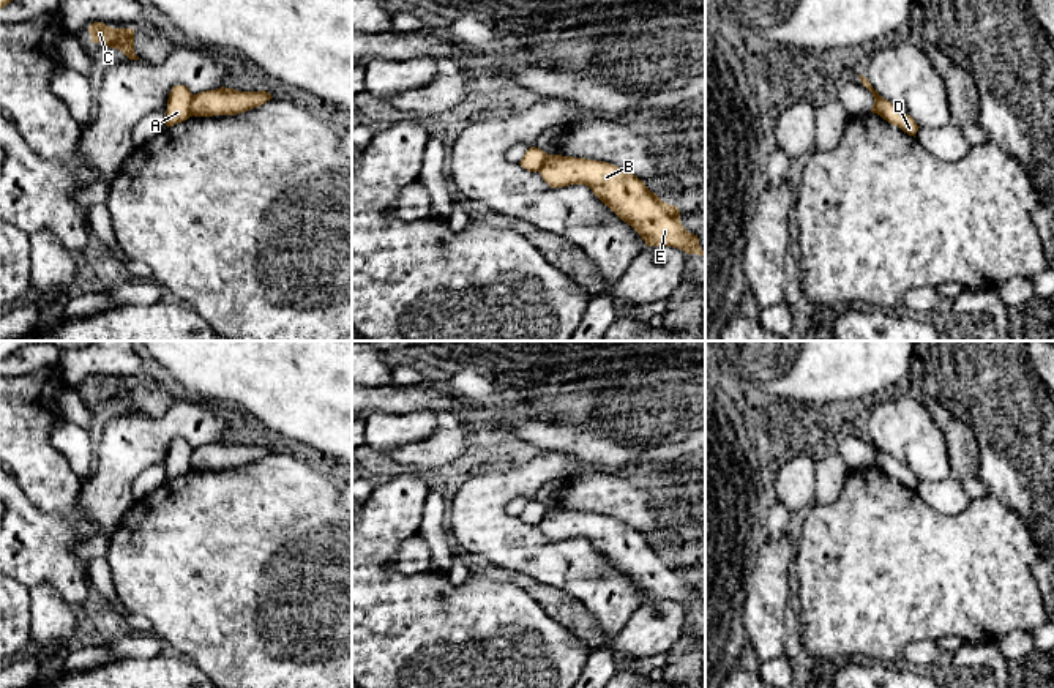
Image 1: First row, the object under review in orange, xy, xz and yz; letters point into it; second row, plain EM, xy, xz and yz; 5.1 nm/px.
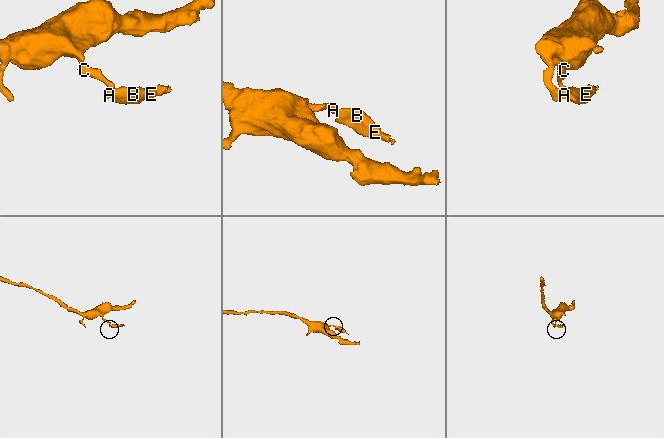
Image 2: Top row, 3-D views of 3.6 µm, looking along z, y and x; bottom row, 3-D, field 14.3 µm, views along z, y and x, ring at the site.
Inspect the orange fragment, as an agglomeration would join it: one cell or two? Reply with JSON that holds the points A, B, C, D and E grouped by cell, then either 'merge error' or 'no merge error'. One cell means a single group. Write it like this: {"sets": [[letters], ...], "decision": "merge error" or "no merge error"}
{"sets": [["A", "C"], ["B", "D", "E"]], "decision": "merge error"}

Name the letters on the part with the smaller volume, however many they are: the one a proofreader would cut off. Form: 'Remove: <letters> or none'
Remove: B, D, E

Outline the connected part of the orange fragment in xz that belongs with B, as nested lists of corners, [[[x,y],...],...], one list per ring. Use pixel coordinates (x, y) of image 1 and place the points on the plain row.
[[[548,508],[540,527],[551,541],[589,540],[647,600],[672,600],[705,611],[697,589],[682,579],[680,563],[663,555],[636,529],[604,514],[562,508]]]

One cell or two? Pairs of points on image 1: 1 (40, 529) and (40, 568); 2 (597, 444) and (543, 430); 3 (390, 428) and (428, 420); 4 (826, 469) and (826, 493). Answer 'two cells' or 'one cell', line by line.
1: one cell
2: one cell
3: one cell
4: one cell

